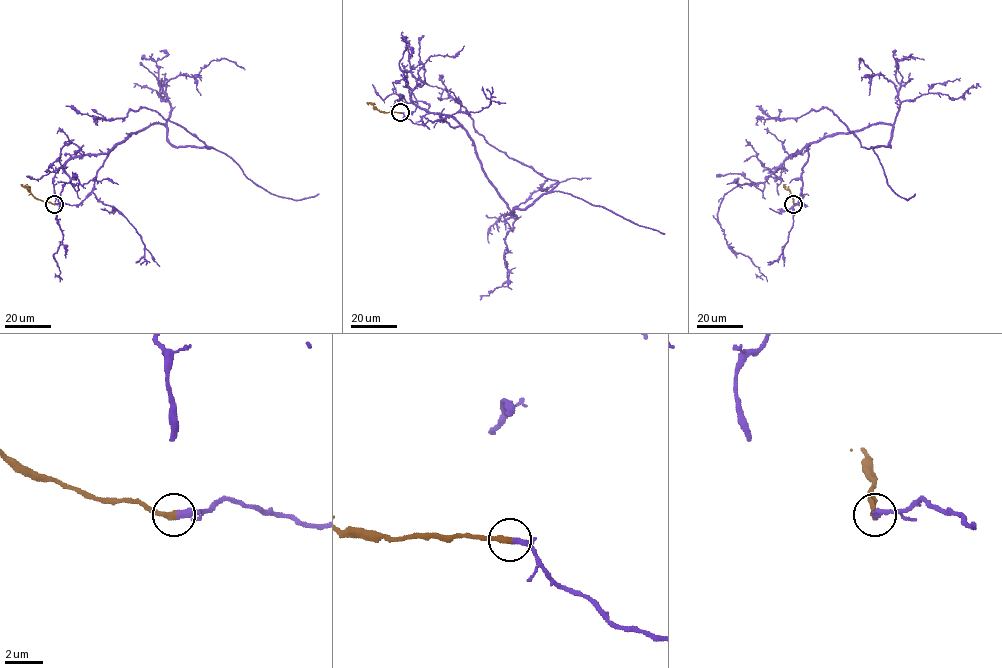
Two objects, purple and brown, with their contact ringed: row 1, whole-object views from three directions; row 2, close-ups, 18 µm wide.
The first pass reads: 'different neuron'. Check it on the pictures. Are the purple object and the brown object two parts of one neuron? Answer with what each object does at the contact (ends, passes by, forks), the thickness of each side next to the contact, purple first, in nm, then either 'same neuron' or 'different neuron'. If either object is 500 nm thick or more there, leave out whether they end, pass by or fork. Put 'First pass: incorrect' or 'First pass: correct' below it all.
purple passes by; brown ends there; 240 nm thick on the purple side, 340 nm on the other; same neuron
First pass: incorrect

